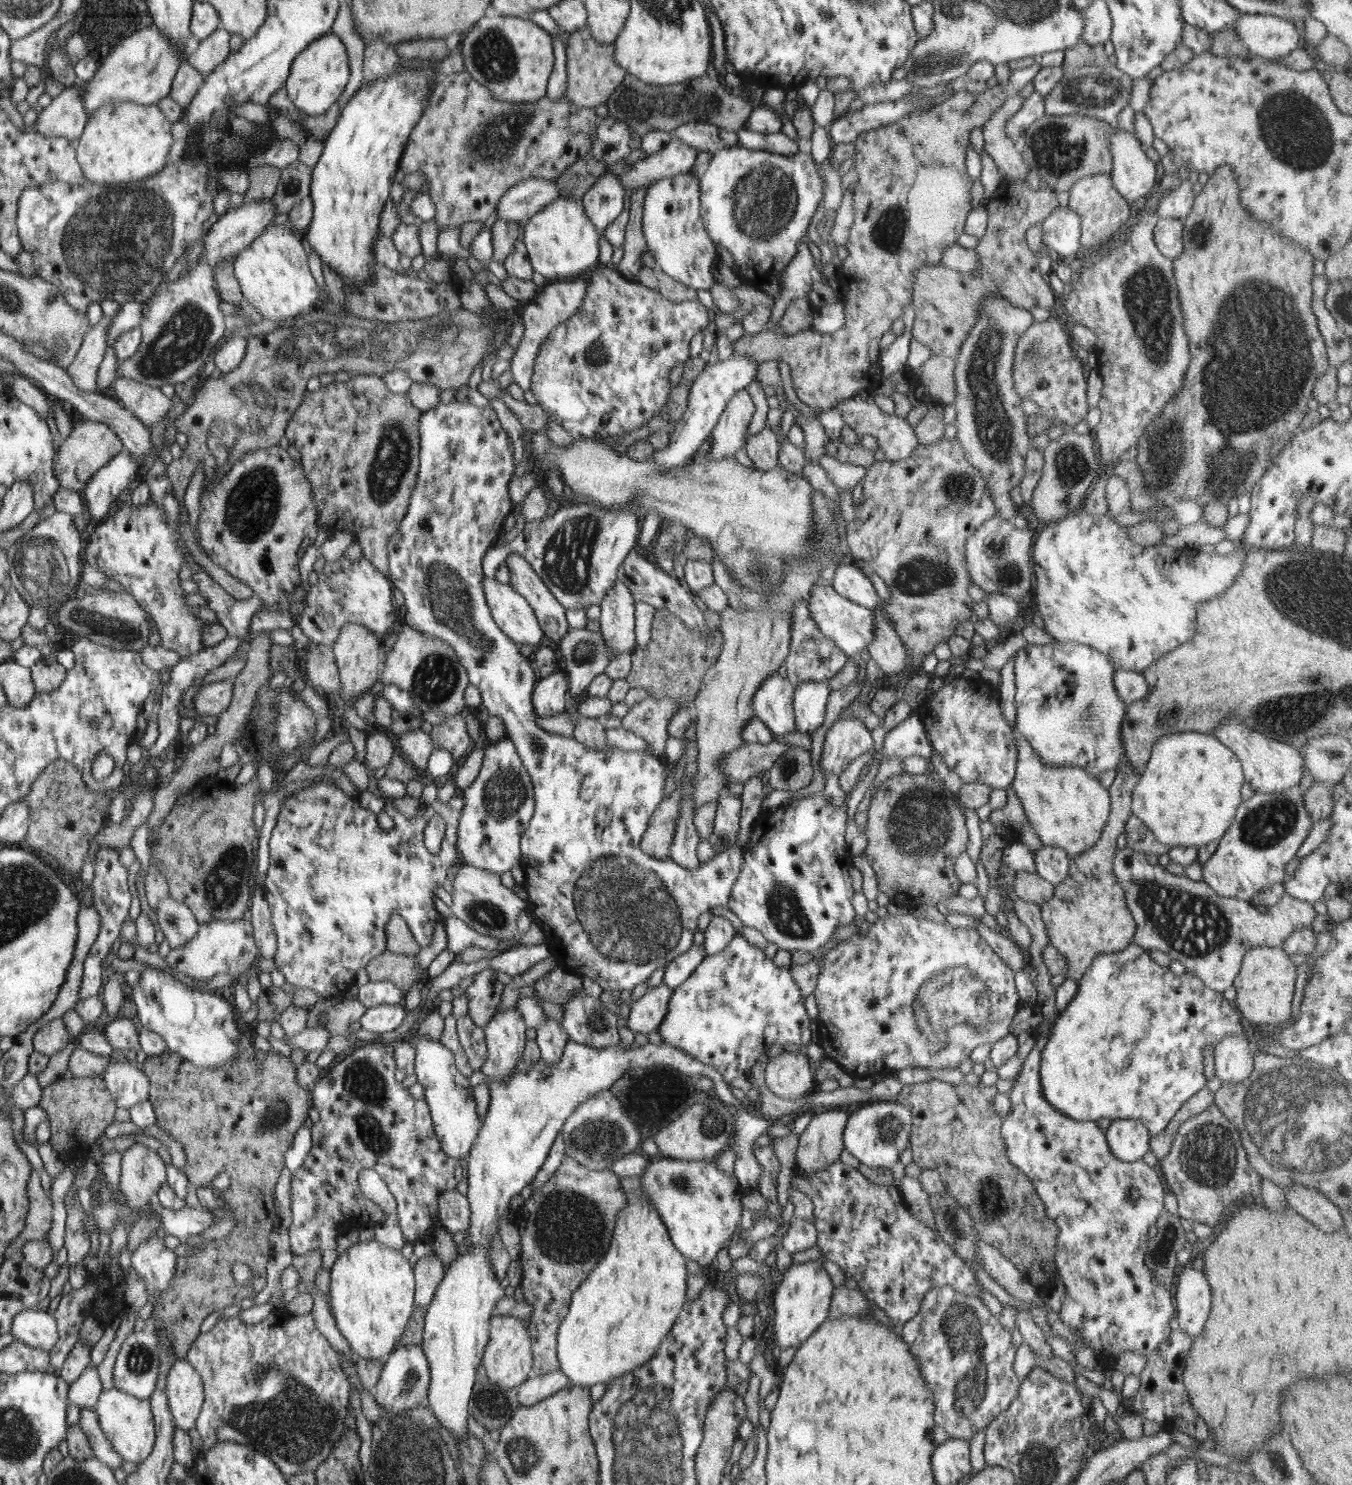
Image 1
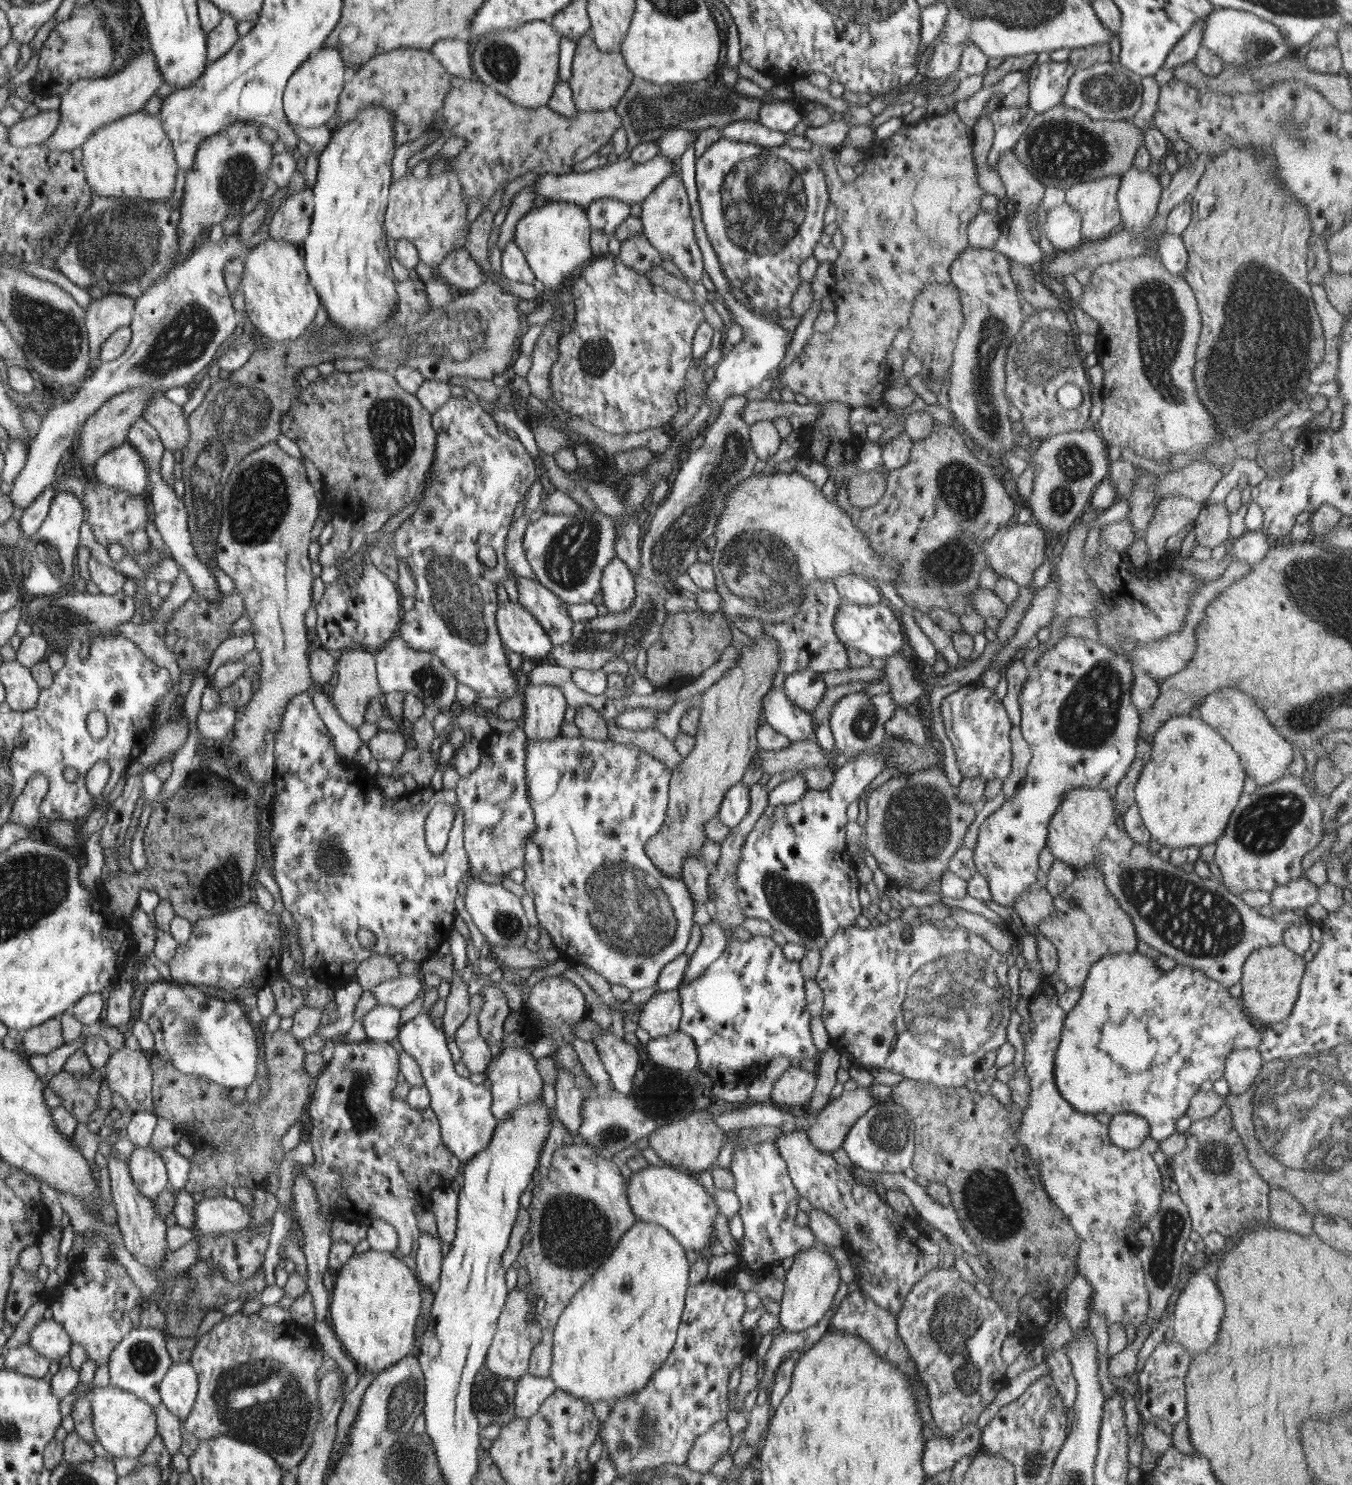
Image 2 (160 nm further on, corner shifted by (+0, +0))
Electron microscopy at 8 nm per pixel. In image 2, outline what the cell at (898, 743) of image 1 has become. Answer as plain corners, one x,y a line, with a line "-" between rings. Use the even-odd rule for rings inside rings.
887,740
878,747
868,749
866,753
860,753
858,757
848,761
844,766
835,770
835,779
832,786
826,790
807,789
804,796
798,802
789,805
770,806
765,808
761,817
755,822
754,828
748,833
746,840
741,848
741,860
738,864
737,873
737,895
739,903
743,908
746,918
759,918
768,921
774,930
780,931
788,943
800,943
800,946
807,950
821,949
832,938
832,935
843,928
851,927
855,924
856,918
861,913
860,901
858,901
858,888
861,886
858,876
856,875
853,854
849,851
846,841
847,821
853,814
853,808
864,788
876,778
887,766
887,754
881,748
887,743

